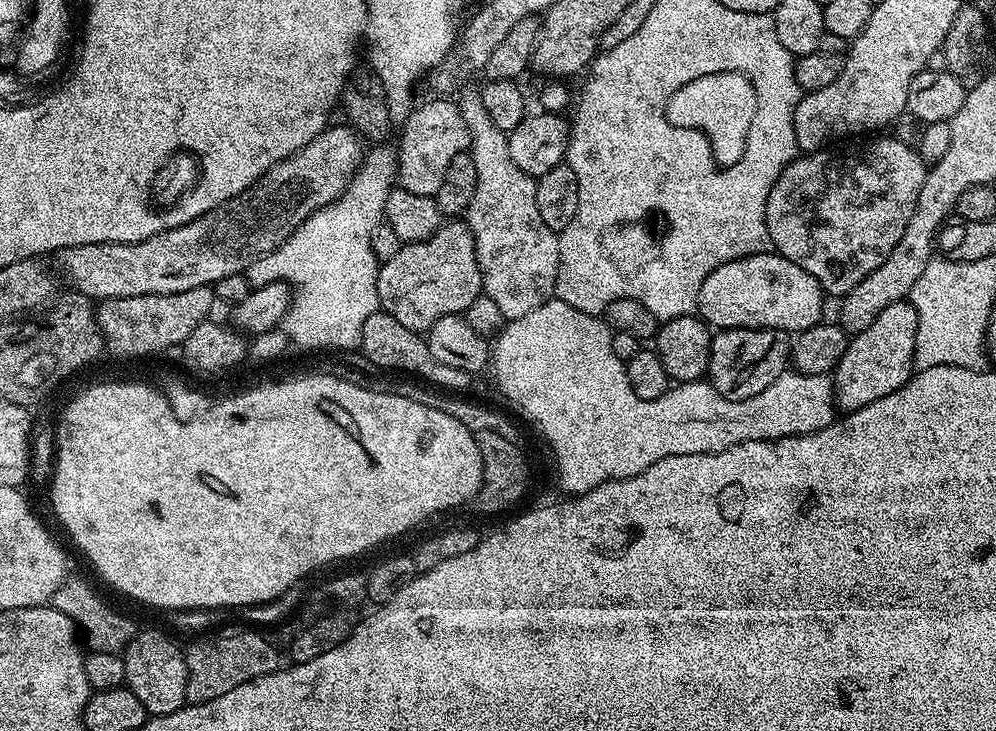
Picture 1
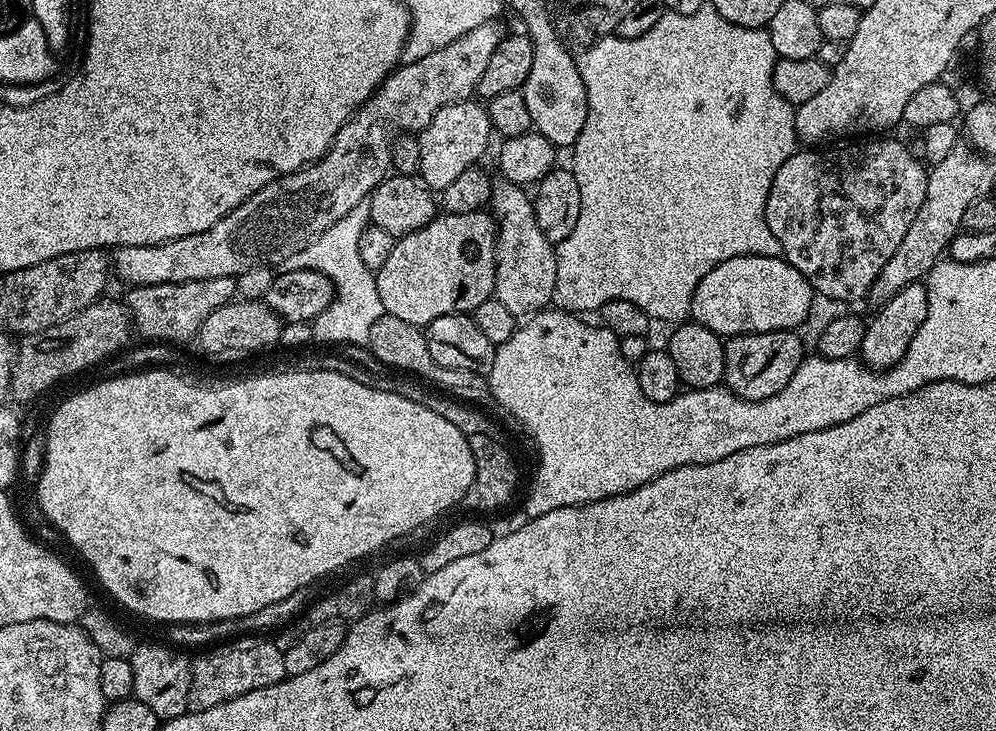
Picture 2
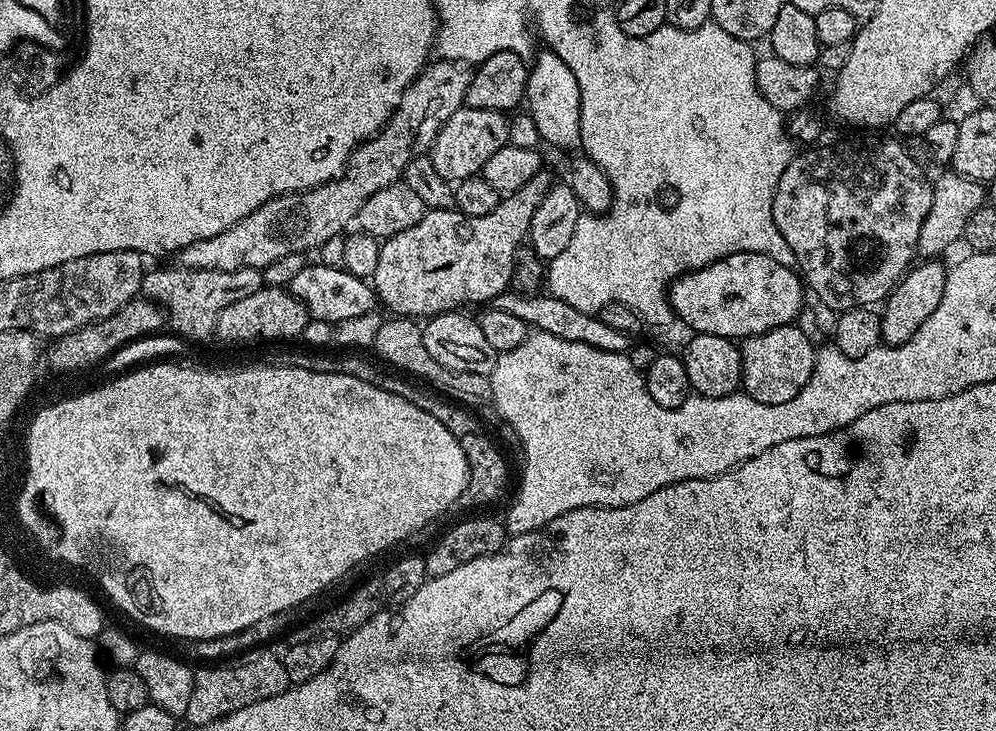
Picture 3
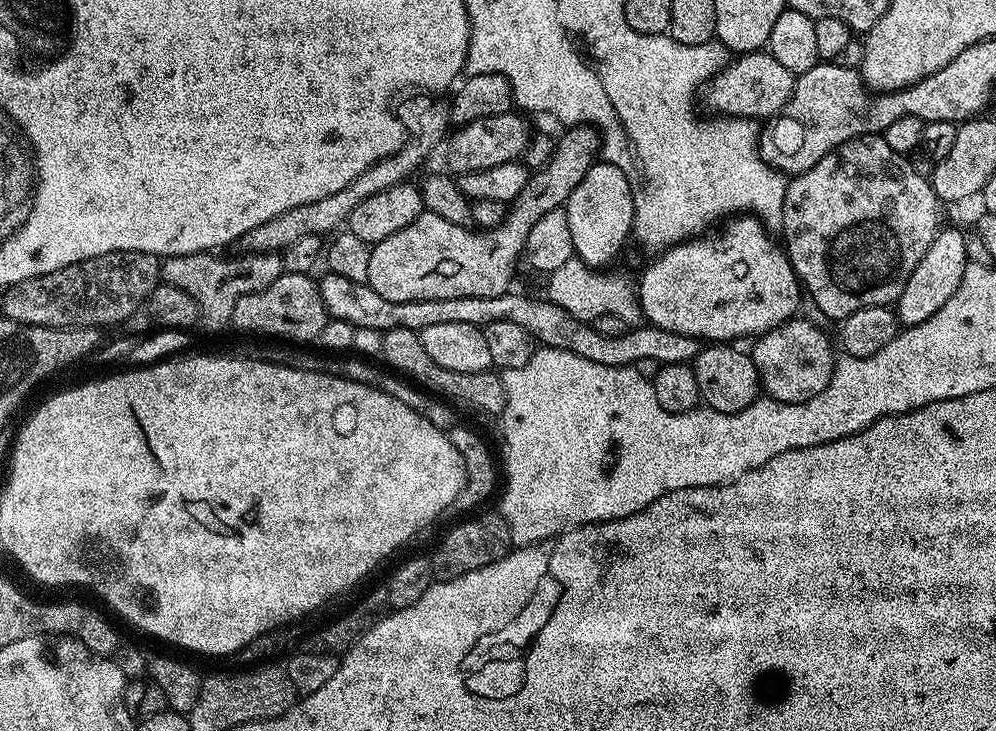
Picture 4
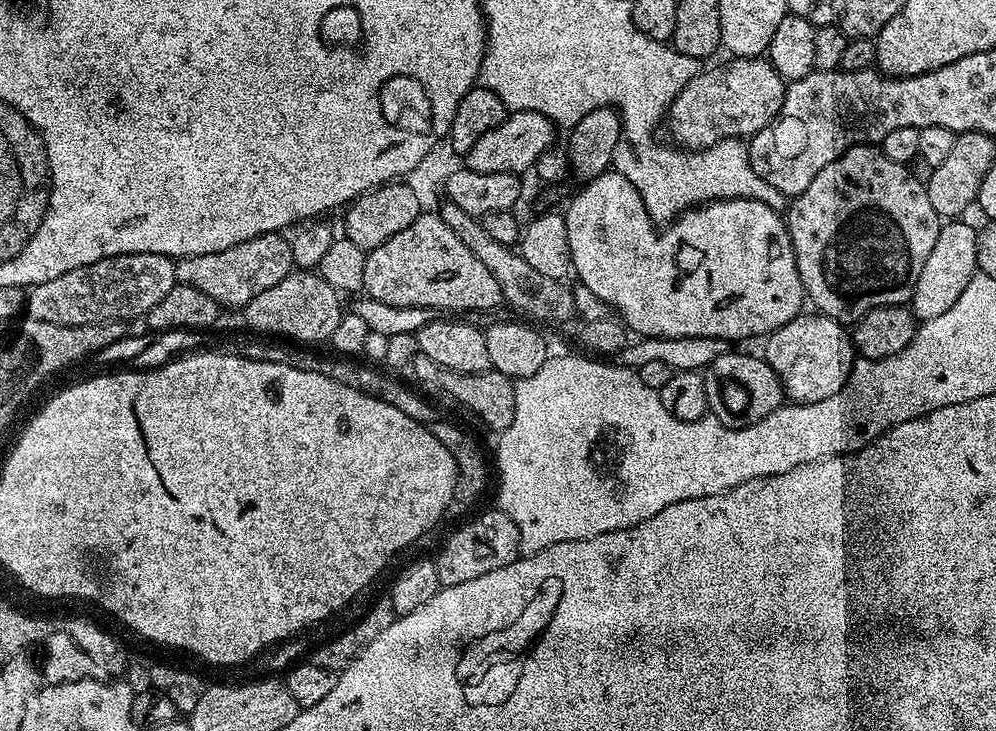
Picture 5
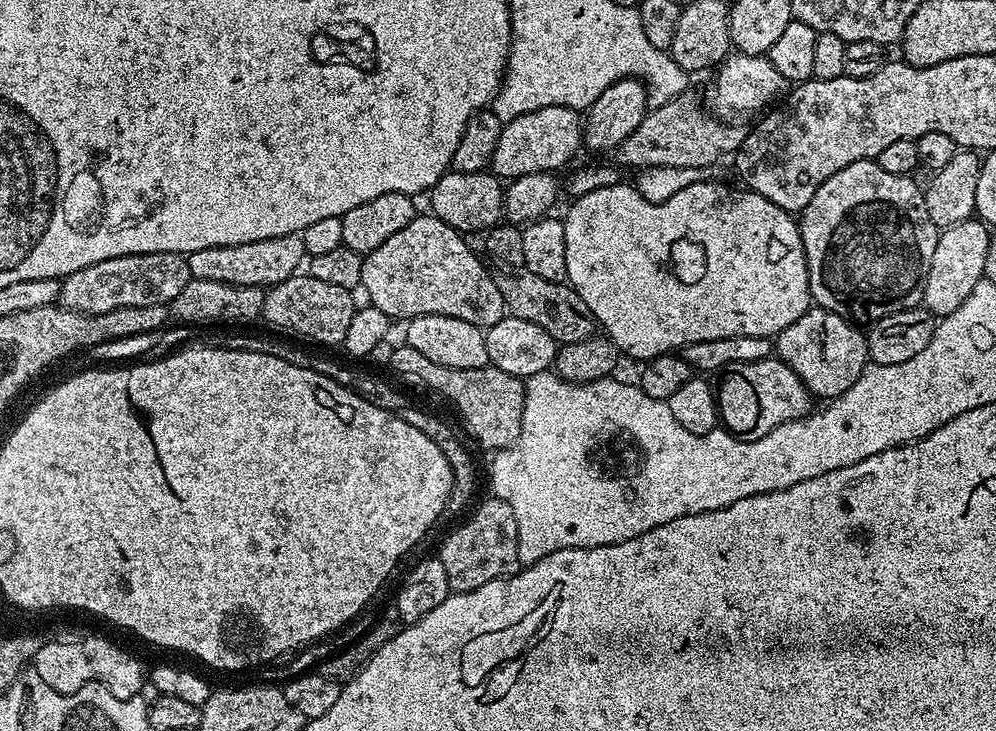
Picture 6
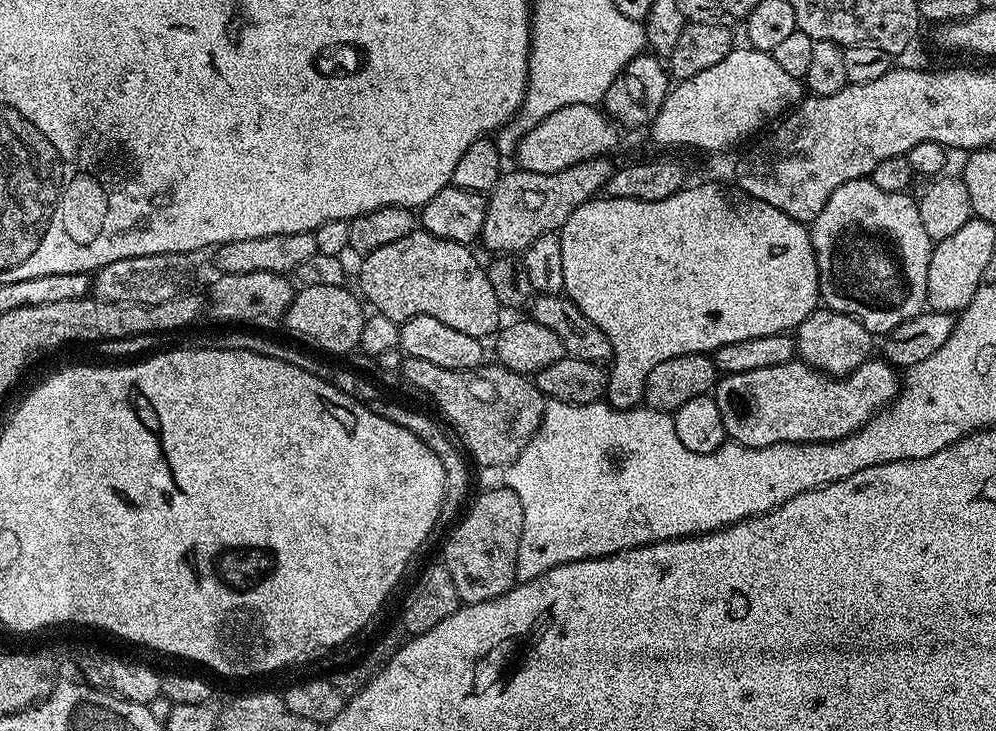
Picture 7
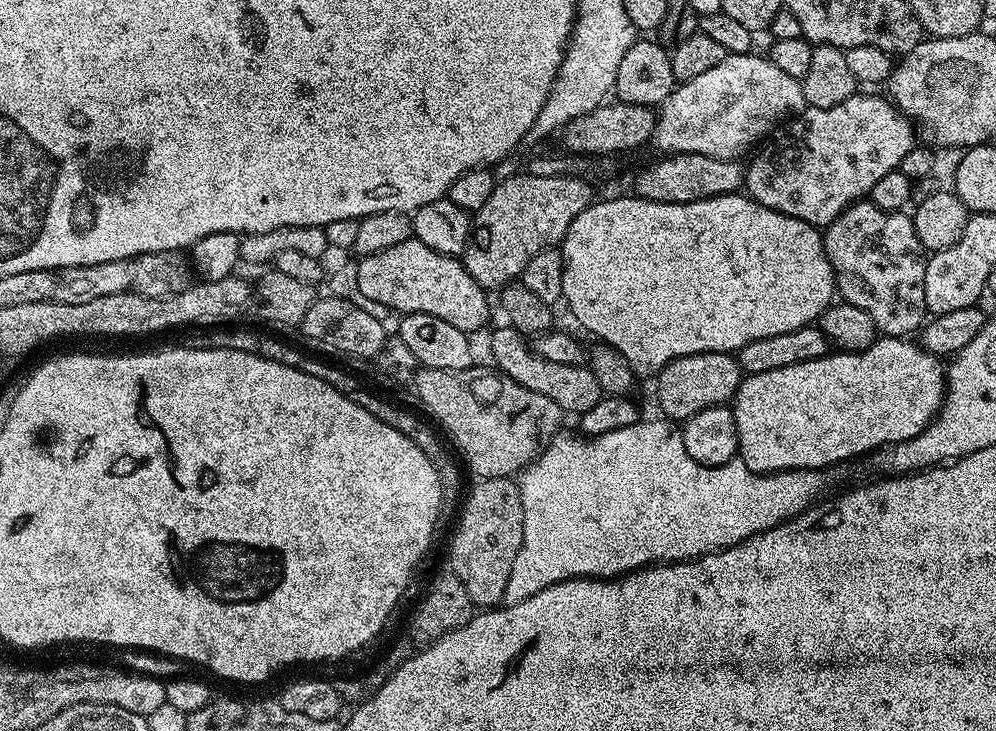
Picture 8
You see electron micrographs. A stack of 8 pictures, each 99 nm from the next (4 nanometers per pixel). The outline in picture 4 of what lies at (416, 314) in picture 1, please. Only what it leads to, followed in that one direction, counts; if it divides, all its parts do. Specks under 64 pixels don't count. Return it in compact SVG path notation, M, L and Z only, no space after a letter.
M578 124L564 130L555 141L546 166L529 175L518 198L508 204L506 218L498 226L477 230L472 226L446 222L425 210L410 226L371 245L368 284L390 298L390 302L418 302L430 298L494 298L509 291L516 259L521 259L530 238L530 226L550 210L568 203L574 186L582 182L586 170L597 163L602 152L602 136L597 129Z

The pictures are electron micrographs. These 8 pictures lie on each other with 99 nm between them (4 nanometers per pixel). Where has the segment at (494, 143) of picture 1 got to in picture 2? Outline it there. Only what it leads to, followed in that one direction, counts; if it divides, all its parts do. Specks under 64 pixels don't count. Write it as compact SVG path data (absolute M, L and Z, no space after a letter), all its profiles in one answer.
M500 182L492 189L491 215L496 221L496 290L494 299L510 309L510 314L518 318L527 318L537 312L543 312L553 303L552 295L556 285L556 249L538 230L536 215L532 209L533 197L528 196L518 184Z

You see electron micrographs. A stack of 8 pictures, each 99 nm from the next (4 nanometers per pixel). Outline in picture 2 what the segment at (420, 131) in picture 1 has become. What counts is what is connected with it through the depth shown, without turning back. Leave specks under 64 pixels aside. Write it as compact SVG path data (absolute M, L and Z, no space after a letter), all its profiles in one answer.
M475 99L459 100L453 104L442 106L434 118L430 118L430 126L426 126L419 133L420 146L420 171L419 179L428 188L439 190L450 186L462 170L471 168L481 163L488 143L494 140L492 123L488 117L488 109L483 103Z

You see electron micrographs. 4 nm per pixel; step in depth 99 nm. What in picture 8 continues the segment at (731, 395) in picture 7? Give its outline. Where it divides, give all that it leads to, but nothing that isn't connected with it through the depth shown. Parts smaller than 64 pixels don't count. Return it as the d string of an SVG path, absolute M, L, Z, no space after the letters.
M881 335L866 350L861 352L833 351L831 354L811 360L810 362L798 362L794 366L782 366L782 370L766 370L766 374L745 375L740 381L736 395L730 401L730 407L734 414L734 422L738 426L738 453L739 459L752 472L785 472L786 470L802 470L803 468L815 468L828 470L831 464L840 464L851 456L864 456L887 446L897 444L903 440L914 438L936 417L942 405L944 405L944 393L946 391L946 368L941 357L933 352L927 352L919 343L899 336Z

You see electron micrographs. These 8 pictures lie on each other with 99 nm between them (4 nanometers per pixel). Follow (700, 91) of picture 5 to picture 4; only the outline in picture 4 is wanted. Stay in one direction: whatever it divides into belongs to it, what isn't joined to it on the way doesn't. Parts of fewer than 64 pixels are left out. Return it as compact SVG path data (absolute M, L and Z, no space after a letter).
M767 50L745 52L733 59L727 68L712 78L712 102L722 114L742 116L745 118L775 118L790 102L792 91L796 85L796 76L778 58L774 58Z

